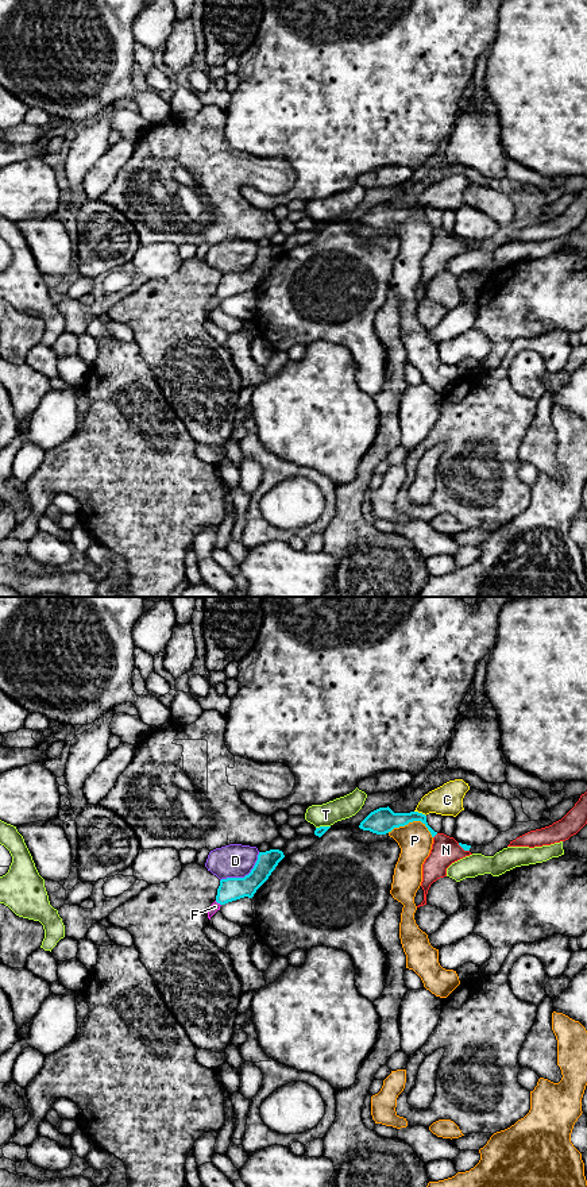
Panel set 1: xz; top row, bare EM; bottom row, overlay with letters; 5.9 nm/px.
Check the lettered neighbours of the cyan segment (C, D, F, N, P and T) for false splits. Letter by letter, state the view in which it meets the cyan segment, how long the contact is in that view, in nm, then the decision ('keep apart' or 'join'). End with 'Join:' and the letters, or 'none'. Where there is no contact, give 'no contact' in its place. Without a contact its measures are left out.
C: xz | 80 nm | keep apart
D: xz | 300 nm | keep apart
F: xz | 50 nm | join
N: xz | 40 nm | keep apart
P: xz | 280 nm | keep apart
T: xz | 90 nm | keep apart
Join: F

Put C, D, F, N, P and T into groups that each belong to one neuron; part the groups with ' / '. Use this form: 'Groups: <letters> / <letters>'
Groups: C / D / F / N / P / T

